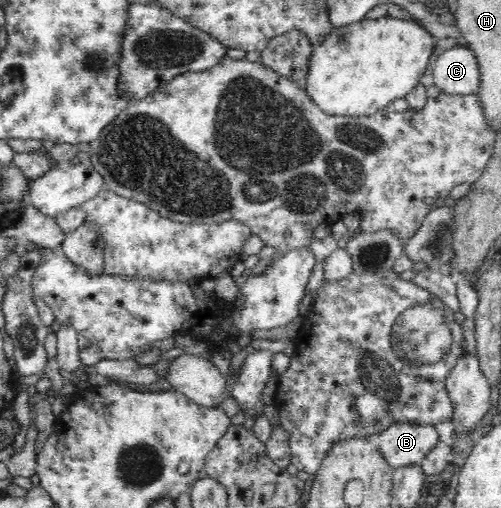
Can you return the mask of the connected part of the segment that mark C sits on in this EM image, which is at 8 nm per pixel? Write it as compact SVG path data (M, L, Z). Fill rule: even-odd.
M454 45L438 57L433 68L434 85L446 95L477 94L482 89L480 62L470 47Z

